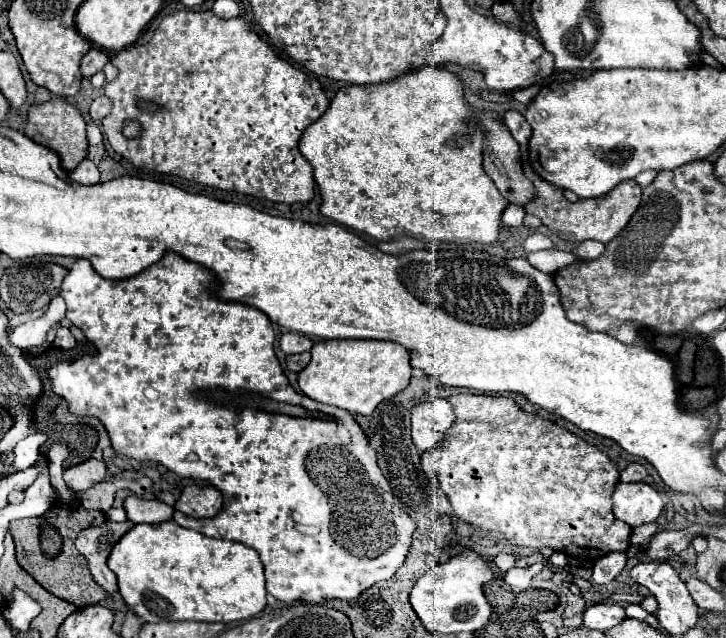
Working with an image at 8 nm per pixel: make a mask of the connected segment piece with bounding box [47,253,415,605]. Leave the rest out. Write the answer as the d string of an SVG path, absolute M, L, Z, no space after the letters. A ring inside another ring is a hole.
M167 253L161 263L129 281L101 279L85 259L77 259L65 275L59 295L65 297L67 303L65 317L85 333L97 353L71 361L55 361L47 369L51 391L67 401L69 413L99 419L117 453L141 463L161 463L179 477L203 479L217 487L225 497L221 513L213 519L177 523L209 537L231 539L257 549L265 565L267 593L275 599L287 605L293 601L355 601L371 585L391 579L405 563L415 523L405 511L405 505L393 495L389 481L377 465L377 451L369 445L355 417L345 409L321 405L297 393L275 357L275 333L267 315L255 307L225 303L213 297L211 285L211 271L181 259L177 253ZM283 405L305 407L307 417L287 415L283 413ZM359 487L373 487L373 495L385 499L385 507L393 511L393 523L397 523L397 547L385 551L385 555L373 555L377 559L353 555L347 545L343 547L333 539L329 525L345 523L355 529L357 523L359 539L357 543L353 541L351 547L377 547L377 539L393 539L393 527L385 527L385 523L371 527L371 513L357 509L355 497L363 497L359 495Z

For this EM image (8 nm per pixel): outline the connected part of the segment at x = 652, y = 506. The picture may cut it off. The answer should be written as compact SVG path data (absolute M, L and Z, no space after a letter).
M619 483L613 495L613 513L631 527L639 527L657 521L663 513L663 501L649 483Z

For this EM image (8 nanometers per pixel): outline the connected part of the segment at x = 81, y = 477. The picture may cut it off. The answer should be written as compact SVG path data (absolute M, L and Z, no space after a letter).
M87 459L85 463L79 463L79 465L75 465L75 467L69 467L69 469L63 473L65 483L67 483L69 489L73 489L75 493L77 493L77 491L91 489L93 485L101 483L105 477L107 477L107 467L105 467L105 463L99 461L99 459Z

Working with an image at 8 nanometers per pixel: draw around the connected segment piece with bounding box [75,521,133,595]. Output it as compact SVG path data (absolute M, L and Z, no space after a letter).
M105 521L99 527L89 527L83 529L75 541L77 551L87 559L89 563L89 571L95 579L95 583L99 583L109 595L115 595L117 589L117 579L113 575L113 571L107 567L107 557L113 549L113 545L133 527L131 521L123 521L123 523L113 523L113 521Z

